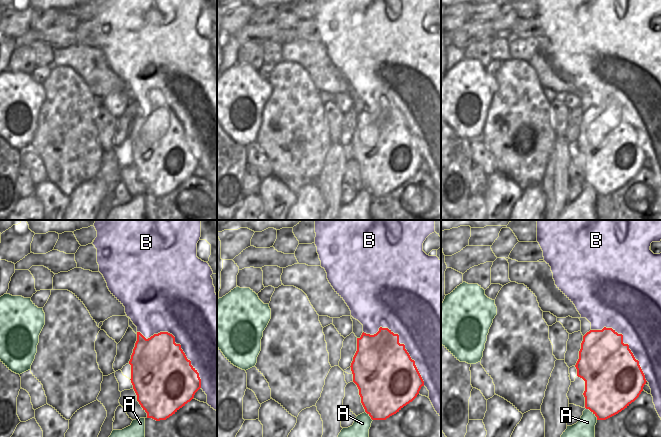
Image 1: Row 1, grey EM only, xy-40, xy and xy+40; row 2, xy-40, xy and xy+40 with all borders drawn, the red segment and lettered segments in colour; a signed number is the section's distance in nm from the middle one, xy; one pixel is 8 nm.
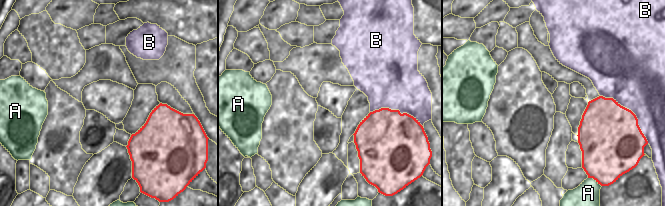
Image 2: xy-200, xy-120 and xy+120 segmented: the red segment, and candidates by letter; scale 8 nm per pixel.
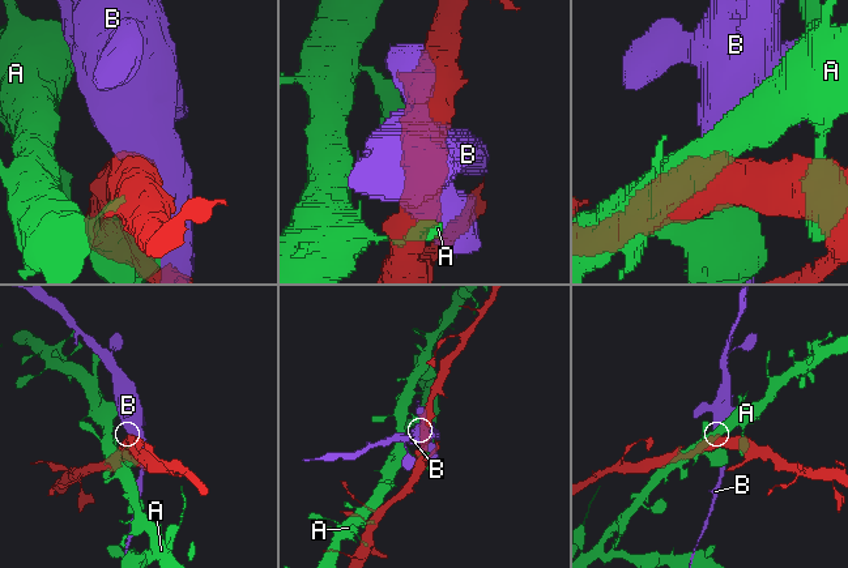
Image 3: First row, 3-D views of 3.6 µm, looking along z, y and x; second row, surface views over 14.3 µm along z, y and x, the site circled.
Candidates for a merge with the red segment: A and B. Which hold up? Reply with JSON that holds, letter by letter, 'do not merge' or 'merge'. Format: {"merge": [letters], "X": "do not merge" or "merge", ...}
{"merge": [], "A": "do not merge", "B": "do not merge"}

